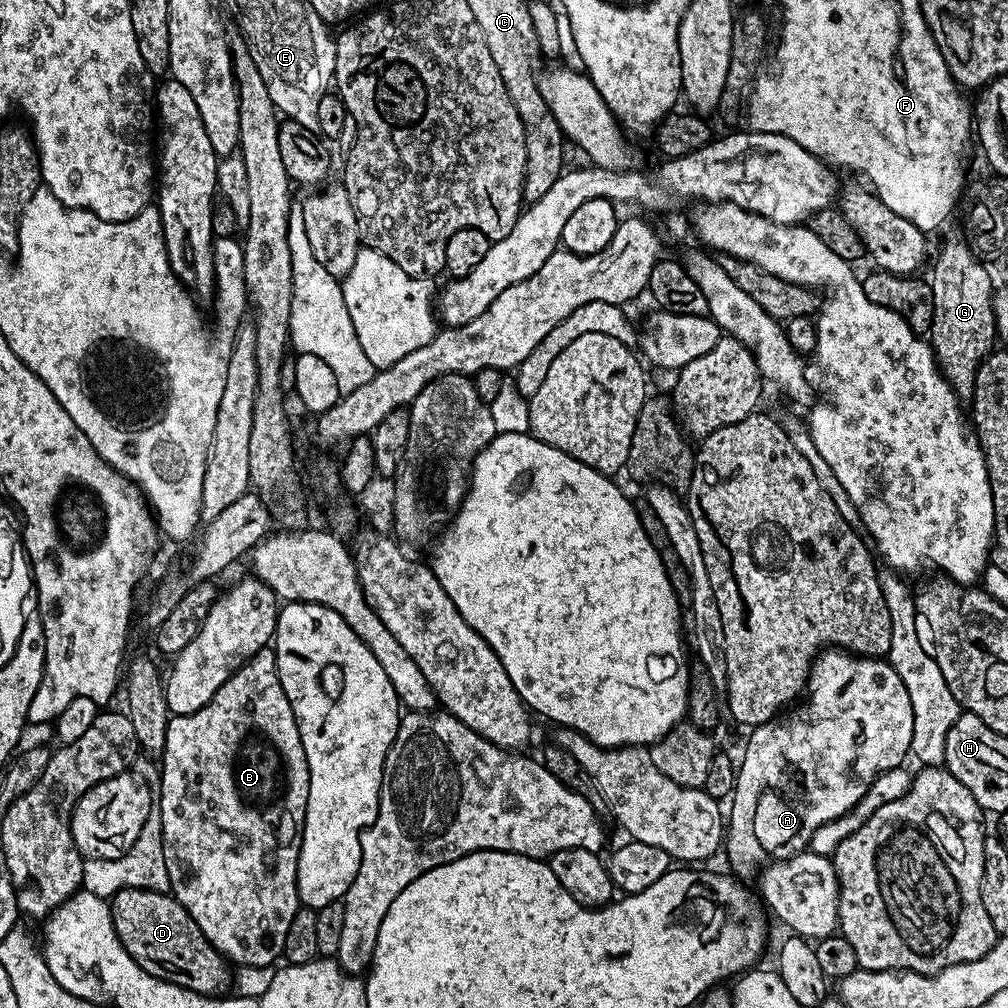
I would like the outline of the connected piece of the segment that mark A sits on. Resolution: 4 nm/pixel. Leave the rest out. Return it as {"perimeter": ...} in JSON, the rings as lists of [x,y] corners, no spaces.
{"perimeter":[[[825,650],[816,657],[812,664],[812,673],[808,676],[808,687],[806,699],[799,705],[793,716],[781,715],[767,724],[758,724],[751,729],[748,736],[748,745],[744,748],[744,757],[738,760],[736,769],[736,785],[733,787],[730,797],[732,813],[726,816],[726,852],[728,848],[728,860],[732,863],[731,871],[737,877],[744,876],[751,870],[752,864],[765,865],[767,862],[779,862],[796,856],[805,851],[811,842],[811,836],[824,823],[830,823],[840,816],[847,815],[856,803],[866,794],[868,787],[884,771],[903,765],[909,759],[912,751],[912,731],[914,730],[914,714],[910,706],[912,693],[904,684],[903,675],[888,665],[889,661],[875,656],[857,656],[843,650]]]}

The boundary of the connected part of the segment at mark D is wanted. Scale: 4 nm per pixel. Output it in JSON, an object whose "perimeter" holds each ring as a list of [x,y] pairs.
{"perimeter":[[[124,887],[115,893],[110,903],[119,941],[146,974],[204,995],[219,995],[228,990],[227,959],[205,938],[194,918],[190,918],[186,908],[171,893]]]}

